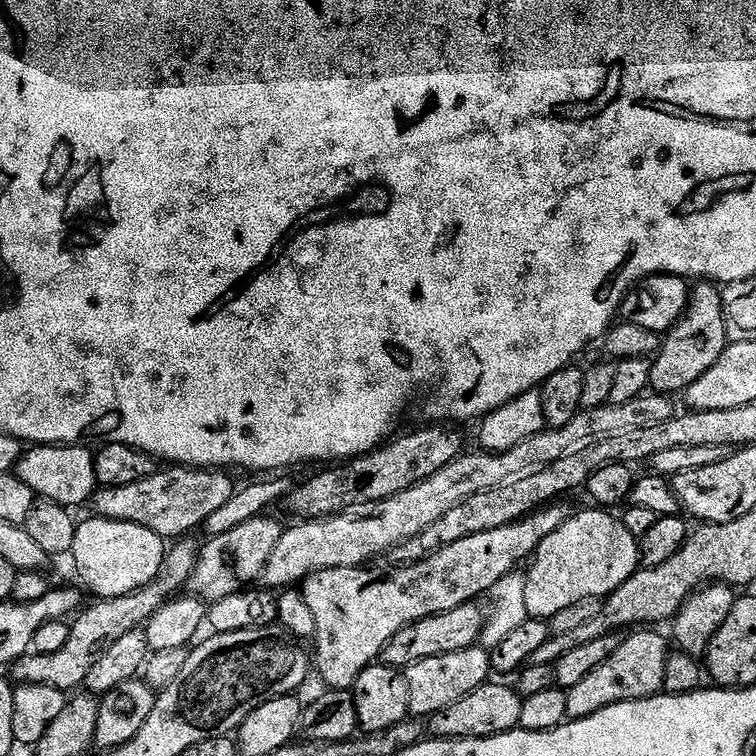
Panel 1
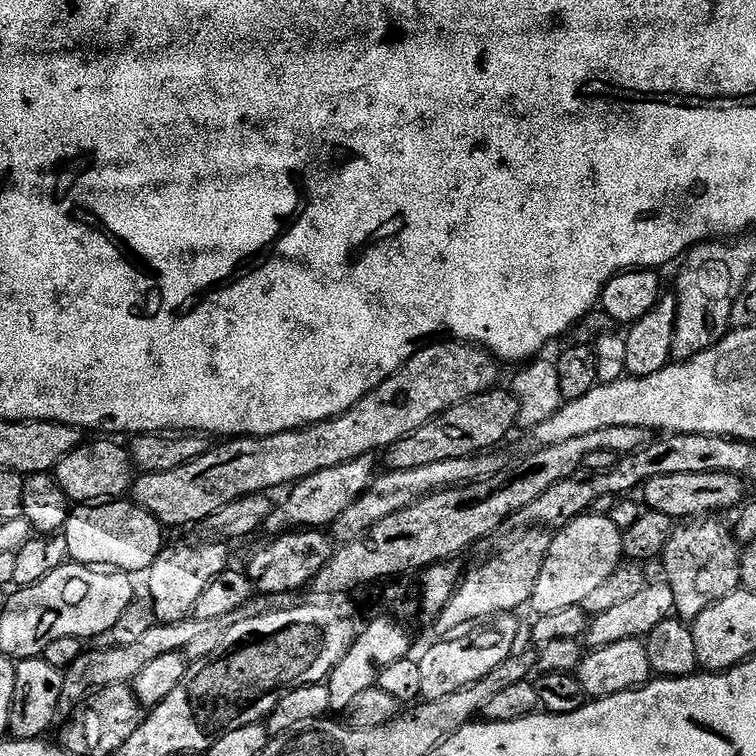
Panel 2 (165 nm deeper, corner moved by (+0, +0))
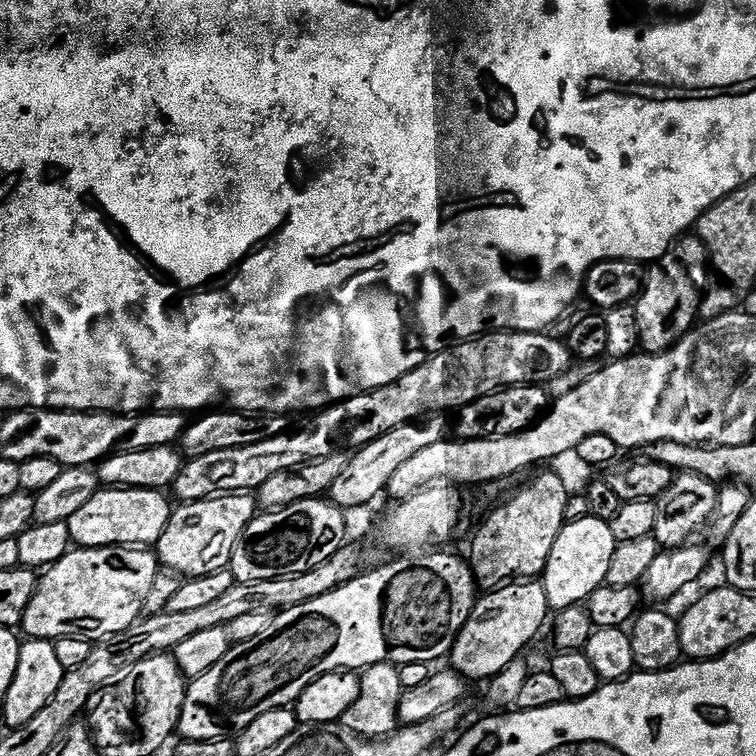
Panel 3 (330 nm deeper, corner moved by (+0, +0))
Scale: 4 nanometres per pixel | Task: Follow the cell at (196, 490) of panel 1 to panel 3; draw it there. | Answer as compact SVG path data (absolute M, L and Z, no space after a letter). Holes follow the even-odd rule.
M493 330L491 332L485 332L482 336L473 336L471 340L462 340L453 343L447 348L443 348L441 352L436 352L433 356L428 357L426 362L422 362L414 370L410 370L406 374L402 374L402 378L398 378L394 382L390 382L390 386L382 386L378 390L370 390L369 392L363 392L357 396L351 396L348 400L341 400L339 404L330 404L327 408L317 411L309 424L304 424L300 429L289 430L284 432L278 438L266 438L262 442L254 442L254 446L238 446L234 450L214 450L214 454L202 454L202 458L194 458L188 460L180 469L175 481L171 485L171 491L176 491L177 501L187 502L190 500L204 500L207 496L219 496L221 494L248 494L253 490L262 486L262 482L266 482L266 478L270 478L273 474L282 474L286 470L291 468L301 468L304 464L309 464L312 460L318 458L326 458L330 454L335 452L343 452L345 450L355 450L357 448L365 448L370 442L374 442L374 438L382 438L382 434L386 434L390 430L394 430L398 426L406 426L412 424L415 420L423 420L425 417L434 416L437 414L452 414L461 408L465 408L470 402L474 402L478 398L482 398L486 394L491 392L497 392L500 388L513 388L519 384L538 384L541 386L547 385L550 380L558 378L560 374L572 367L574 364L574 357L570 349L568 349L567 343L563 339L557 338L555 335L545 334L544 332L509 332L507 330Z

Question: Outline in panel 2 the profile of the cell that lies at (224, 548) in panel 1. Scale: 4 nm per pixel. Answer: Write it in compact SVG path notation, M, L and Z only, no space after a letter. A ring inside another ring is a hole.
M375 455L370 456L363 456L362 458L354 458L354 462L346 462L342 466L330 466L330 470L318 470L318 474L310 474L310 478L306 478L305 480L298 480L295 484L291 485L290 491L292 492L289 494L288 497L284 500L284 505L273 507L272 514L270 518L268 519L266 528L267 531L272 531L272 534L283 534L289 530L324 530L327 529L331 524L335 522L335 520L338 518L338 514L342 514L342 510L346 510L346 506L350 506L351 504L356 501L360 495L365 492L367 488L369 488L373 482L374 477L377 475L378 472L378 460Z

